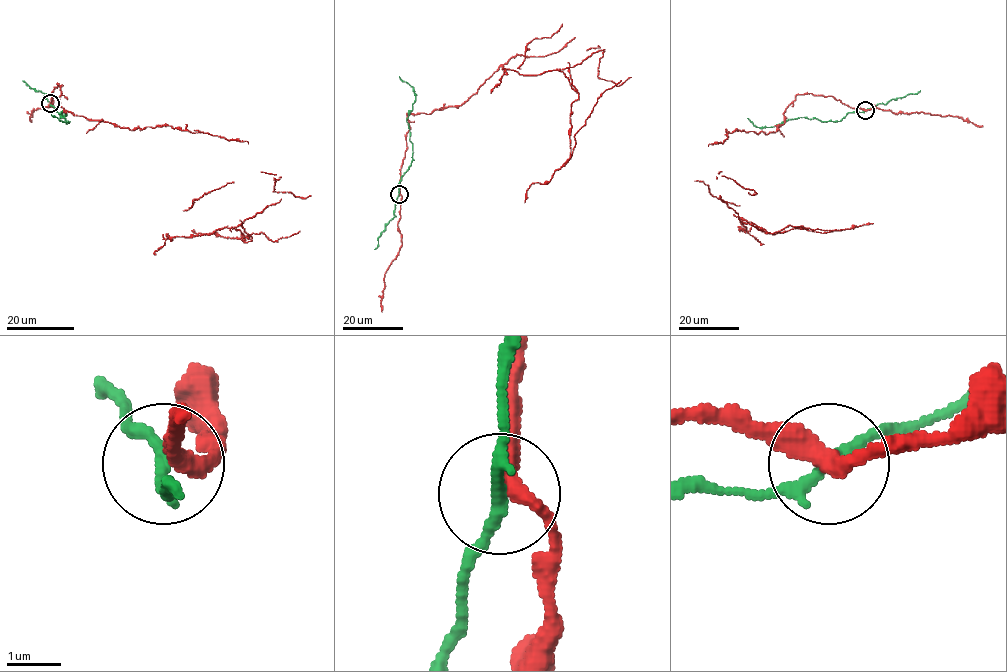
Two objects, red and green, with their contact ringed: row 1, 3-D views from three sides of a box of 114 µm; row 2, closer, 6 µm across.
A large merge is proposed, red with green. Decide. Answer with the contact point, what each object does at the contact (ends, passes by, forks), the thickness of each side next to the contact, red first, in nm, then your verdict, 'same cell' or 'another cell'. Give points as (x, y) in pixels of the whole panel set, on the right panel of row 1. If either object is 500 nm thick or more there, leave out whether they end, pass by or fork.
place (865, 110); red passes by; green passes by; calibres 320 and 220 nm; another cell

